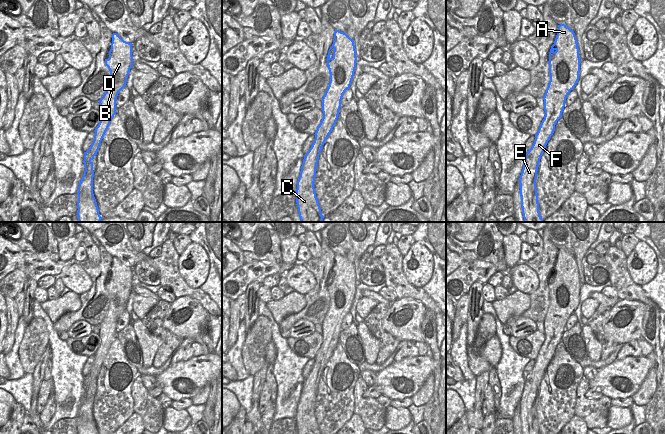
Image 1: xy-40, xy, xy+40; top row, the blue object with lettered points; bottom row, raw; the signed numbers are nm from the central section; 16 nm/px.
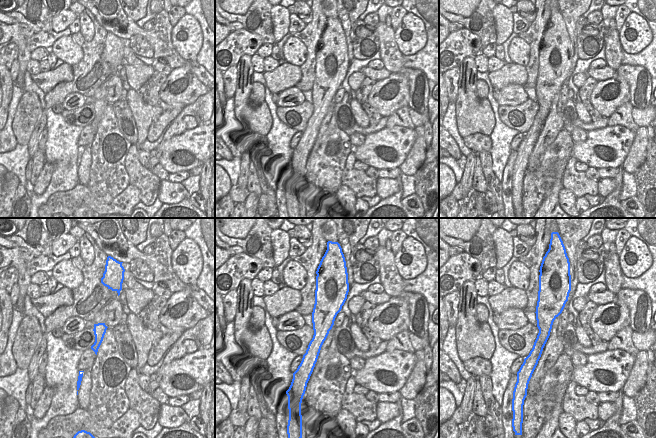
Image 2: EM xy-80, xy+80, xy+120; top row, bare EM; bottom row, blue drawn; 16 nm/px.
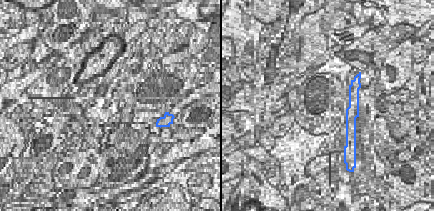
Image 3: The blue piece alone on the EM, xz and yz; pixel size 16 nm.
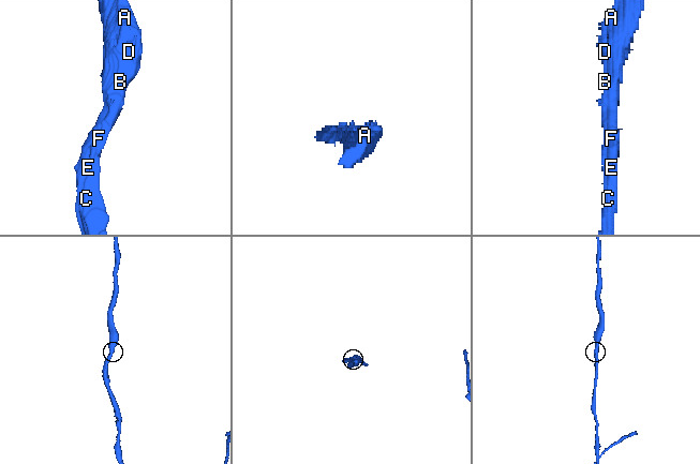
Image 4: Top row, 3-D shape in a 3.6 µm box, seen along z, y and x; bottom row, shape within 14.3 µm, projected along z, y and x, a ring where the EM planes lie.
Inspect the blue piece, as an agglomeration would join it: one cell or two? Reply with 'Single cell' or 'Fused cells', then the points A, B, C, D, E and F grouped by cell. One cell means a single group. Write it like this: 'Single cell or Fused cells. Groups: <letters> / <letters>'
Single cell. Groups: A B C D E F

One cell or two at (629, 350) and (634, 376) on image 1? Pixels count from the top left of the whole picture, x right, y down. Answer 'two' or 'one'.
two

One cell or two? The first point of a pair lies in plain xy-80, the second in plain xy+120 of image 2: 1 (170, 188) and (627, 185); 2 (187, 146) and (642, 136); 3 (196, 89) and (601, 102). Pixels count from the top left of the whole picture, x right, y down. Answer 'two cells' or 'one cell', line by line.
1: two cells
2: two cells
3: one cell

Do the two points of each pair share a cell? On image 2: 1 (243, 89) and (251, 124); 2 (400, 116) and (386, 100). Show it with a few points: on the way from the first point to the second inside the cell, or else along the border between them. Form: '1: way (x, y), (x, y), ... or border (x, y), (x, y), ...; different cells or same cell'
1: way (243, 98), (244, 115); same cell
2: border (407, 105), (396, 109), (388, 116); different cells

